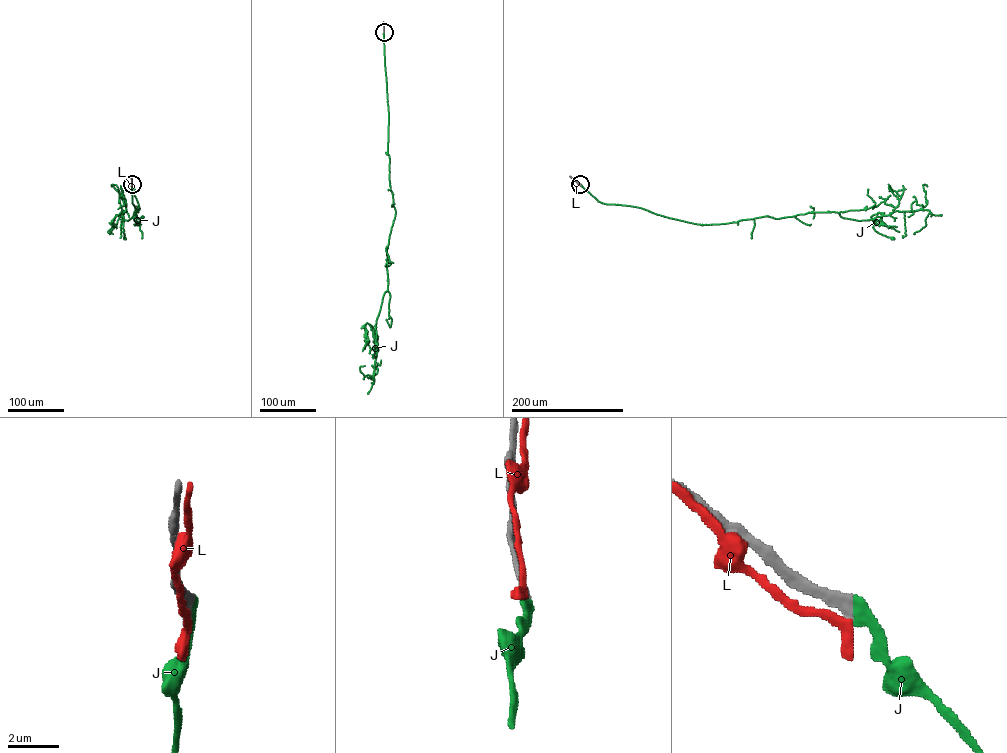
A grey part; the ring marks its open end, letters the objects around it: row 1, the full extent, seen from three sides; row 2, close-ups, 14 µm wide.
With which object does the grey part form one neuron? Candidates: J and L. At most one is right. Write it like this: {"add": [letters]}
{"add": ["J"]}

